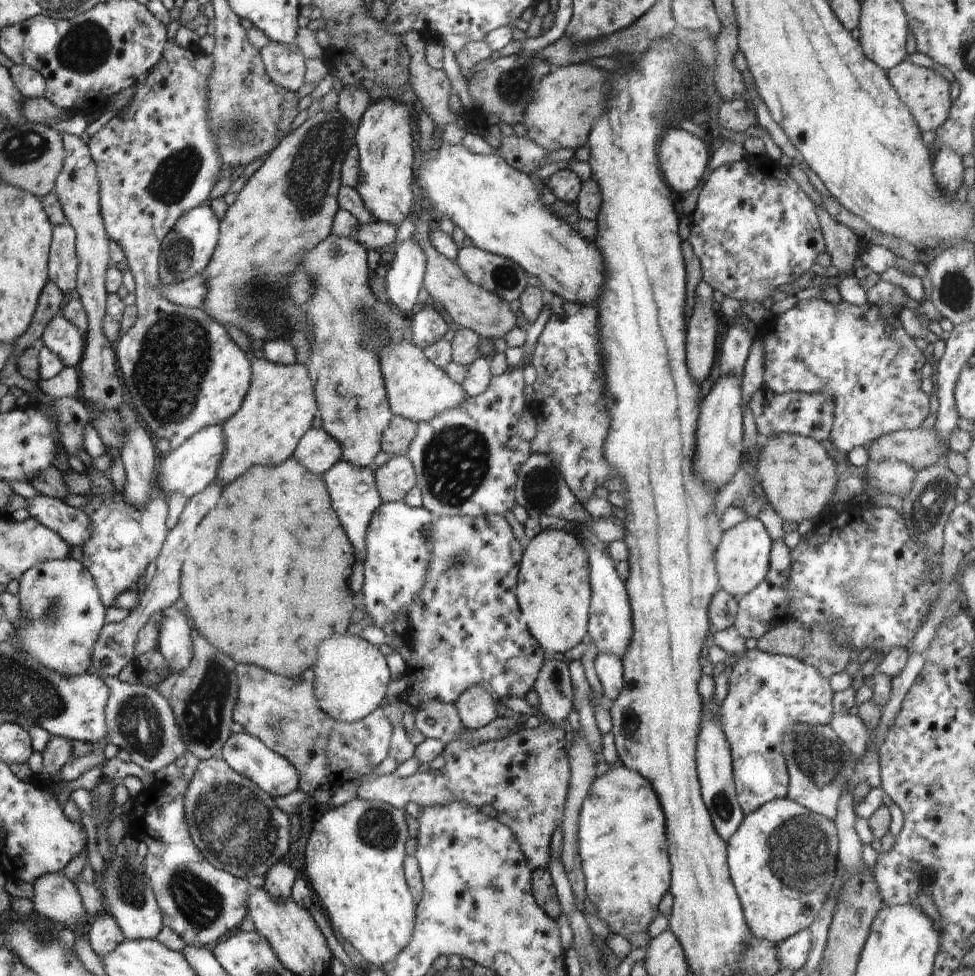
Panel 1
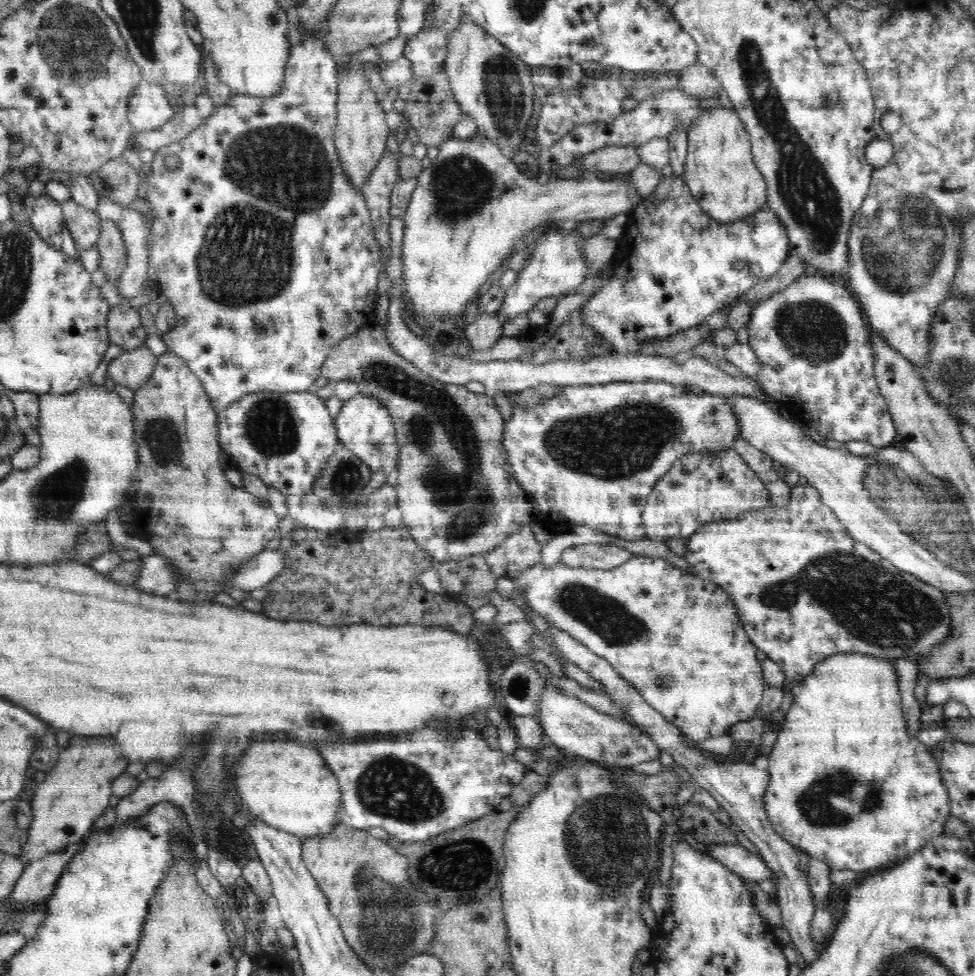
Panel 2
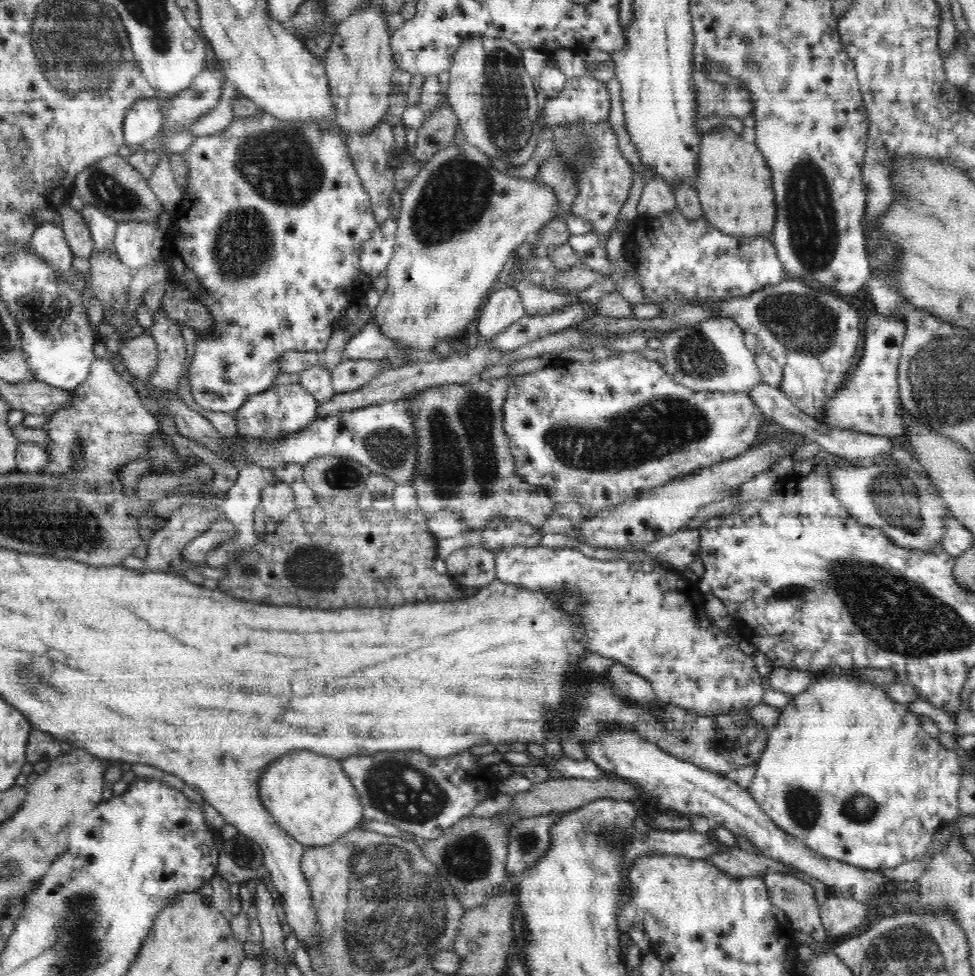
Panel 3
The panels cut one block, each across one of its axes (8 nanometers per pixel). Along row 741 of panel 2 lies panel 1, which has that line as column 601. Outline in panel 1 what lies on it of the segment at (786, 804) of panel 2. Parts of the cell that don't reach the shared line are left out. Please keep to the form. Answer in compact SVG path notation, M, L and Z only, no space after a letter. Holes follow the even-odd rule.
M624 765L616 766L616 768L611 768L595 778L592 786L590 787L590 792L588 796L584 799L582 803L581 812L578 819L578 830L579 830L579 855L581 856L582 870L585 874L585 891L586 896L590 899L590 902L596 907L596 916L606 922L610 926L611 932L618 934L623 938L626 938L632 944L632 949L636 948L646 948L648 943L651 941L648 932L648 926L658 917L659 911L658 906L662 902L662 898L666 895L666 892L669 891L670 882L671 882L671 864L669 861L668 854L668 844L665 831L665 816L662 807L660 806L660 800L654 792L654 788L650 784L649 780L646 780L644 776L640 776L638 772L626 768Z

